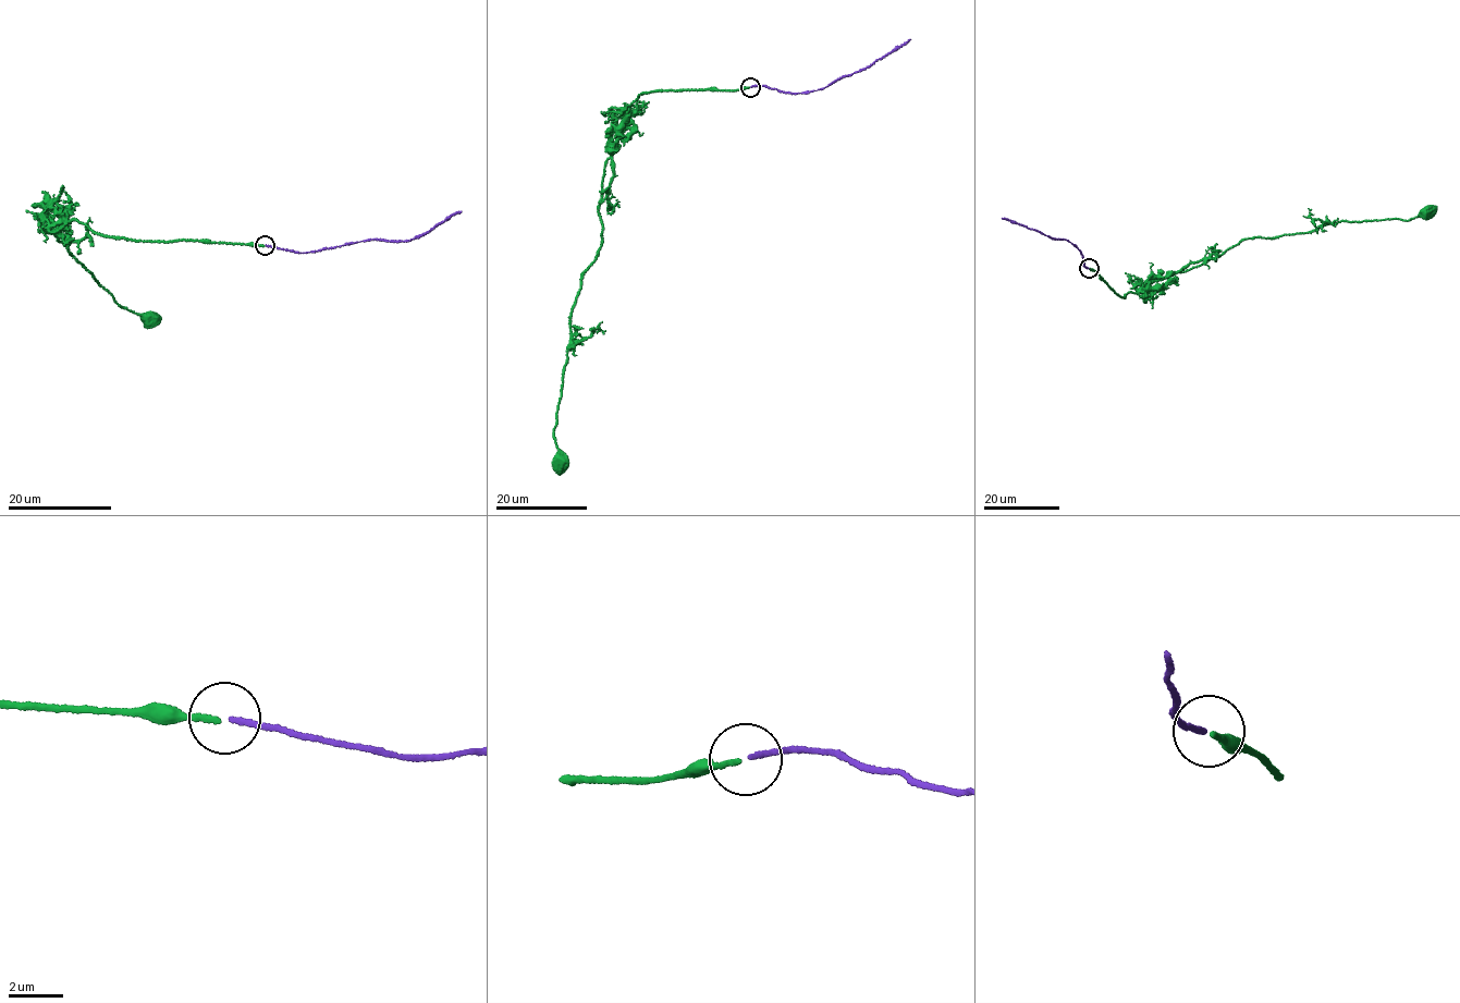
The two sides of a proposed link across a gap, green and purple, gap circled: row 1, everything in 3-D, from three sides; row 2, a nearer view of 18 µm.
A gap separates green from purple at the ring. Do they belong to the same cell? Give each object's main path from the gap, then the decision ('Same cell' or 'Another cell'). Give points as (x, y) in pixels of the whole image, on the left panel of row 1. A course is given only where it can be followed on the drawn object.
Course of green: (264, 245), (103, 236), (35, 204), (47, 207), (38, 215), (44, 229), (119, 304), (146, 317). Course of purple: (266, 244), (297, 253), (370, 239), (408, 241), (461, 212). Same cell

